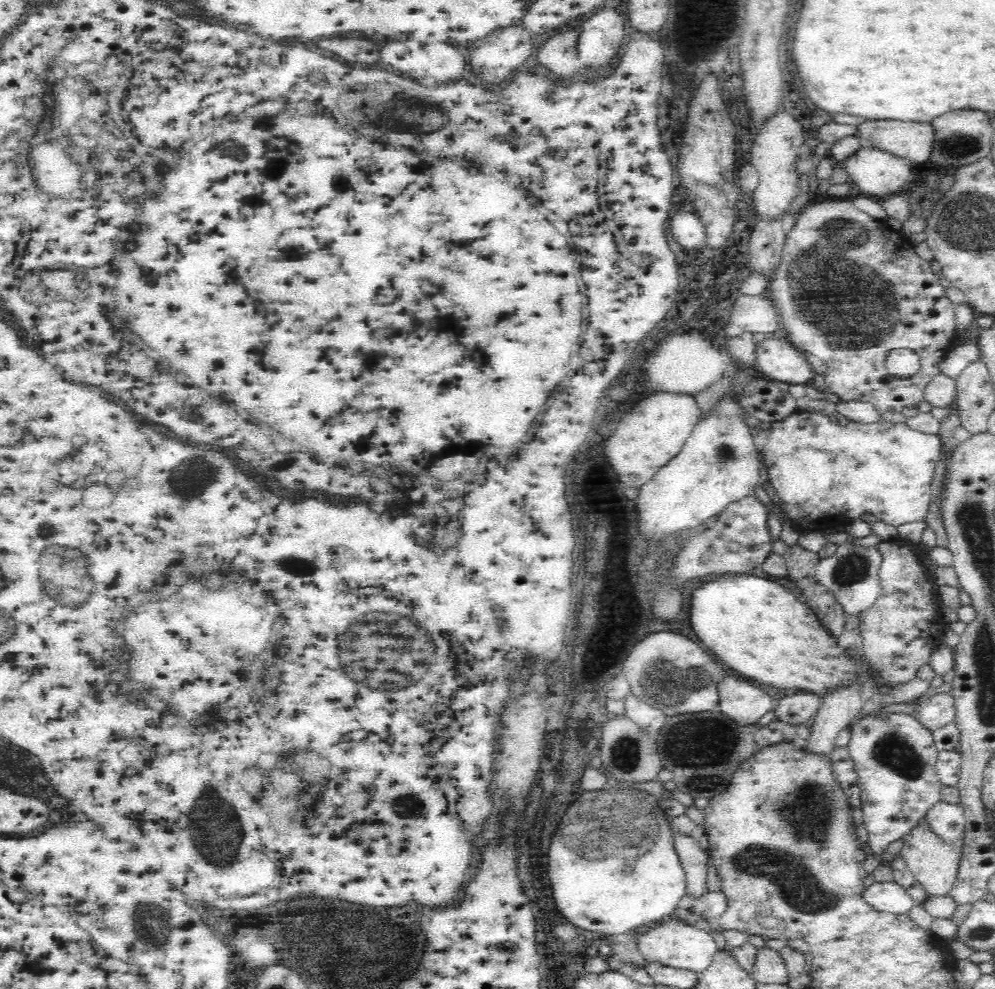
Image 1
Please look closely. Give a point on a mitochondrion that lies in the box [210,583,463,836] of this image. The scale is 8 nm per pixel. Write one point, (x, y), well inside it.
(384, 652)

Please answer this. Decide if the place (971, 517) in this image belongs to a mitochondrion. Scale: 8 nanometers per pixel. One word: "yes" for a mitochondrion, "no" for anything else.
yes

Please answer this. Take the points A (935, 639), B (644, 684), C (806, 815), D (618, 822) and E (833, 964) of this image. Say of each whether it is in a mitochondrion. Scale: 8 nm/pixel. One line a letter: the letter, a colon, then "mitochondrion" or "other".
A: other
B: mitochondrion
C: mitochondrion
D: mitochondrion
E: other

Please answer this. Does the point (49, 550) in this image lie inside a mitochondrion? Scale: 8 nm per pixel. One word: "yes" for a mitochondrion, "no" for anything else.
yes

